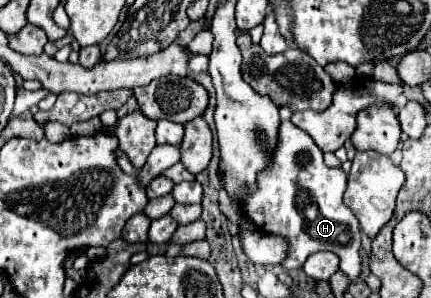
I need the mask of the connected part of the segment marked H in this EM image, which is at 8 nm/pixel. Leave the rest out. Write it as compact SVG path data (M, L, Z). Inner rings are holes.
M281 121L277 147L269 155L267 167L257 173L255 191L247 189L241 195L241 201L247 217L261 231L279 235L287 241L289 249L287 257L281 261L283 269L301 269L311 253L333 251L339 257L339 269L355 281L361 271L361 229L357 225L357 217L353 217L351 209L343 205L345 187L345 171L327 167L317 143L313 143L313 139L291 121ZM303 189L307 191L305 199Z

